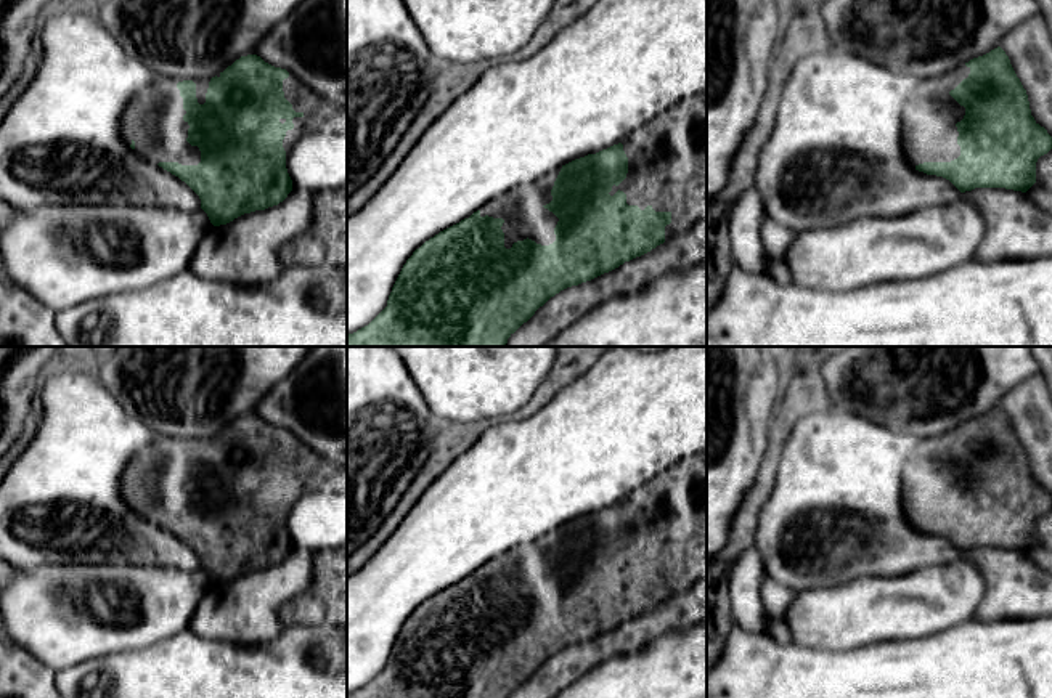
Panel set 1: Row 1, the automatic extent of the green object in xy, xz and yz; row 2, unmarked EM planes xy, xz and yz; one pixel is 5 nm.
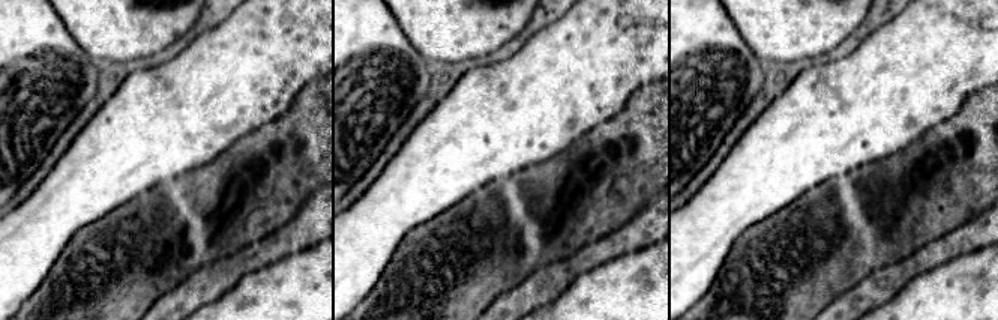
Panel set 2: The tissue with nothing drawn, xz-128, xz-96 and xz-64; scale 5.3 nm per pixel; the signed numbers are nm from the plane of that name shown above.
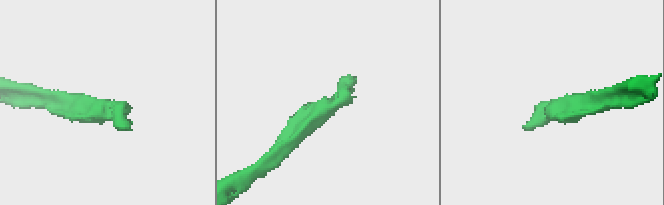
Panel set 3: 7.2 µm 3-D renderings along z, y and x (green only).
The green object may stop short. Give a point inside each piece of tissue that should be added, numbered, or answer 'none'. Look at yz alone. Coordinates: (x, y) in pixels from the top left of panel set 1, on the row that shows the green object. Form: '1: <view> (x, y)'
1: yz (929, 127)

